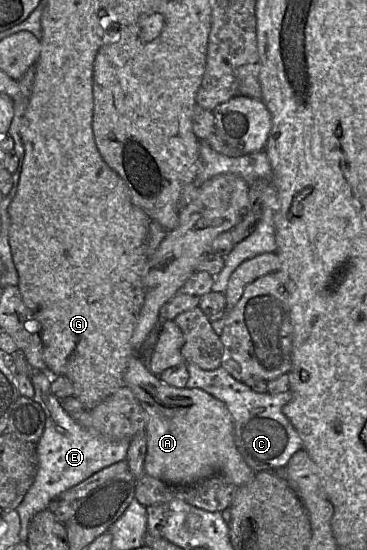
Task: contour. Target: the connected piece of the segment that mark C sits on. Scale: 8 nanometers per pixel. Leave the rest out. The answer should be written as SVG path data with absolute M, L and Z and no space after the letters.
M186 363L186 366L189 374L186 387L202 389L227 406L234 423L235 445L246 464L256 473L285 470L292 456L303 448L301 437L282 412L292 399L292 392L257 393L246 383L236 380L222 366L214 370L204 370L193 363Z

